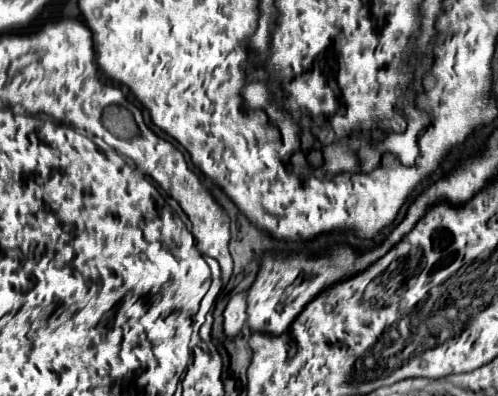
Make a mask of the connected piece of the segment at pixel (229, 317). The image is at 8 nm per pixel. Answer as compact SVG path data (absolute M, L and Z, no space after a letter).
M244 294L232 296L232 300L228 302L224 310L224 330L230 340L234 340L242 332L246 318L248 318L246 316L246 296Z

